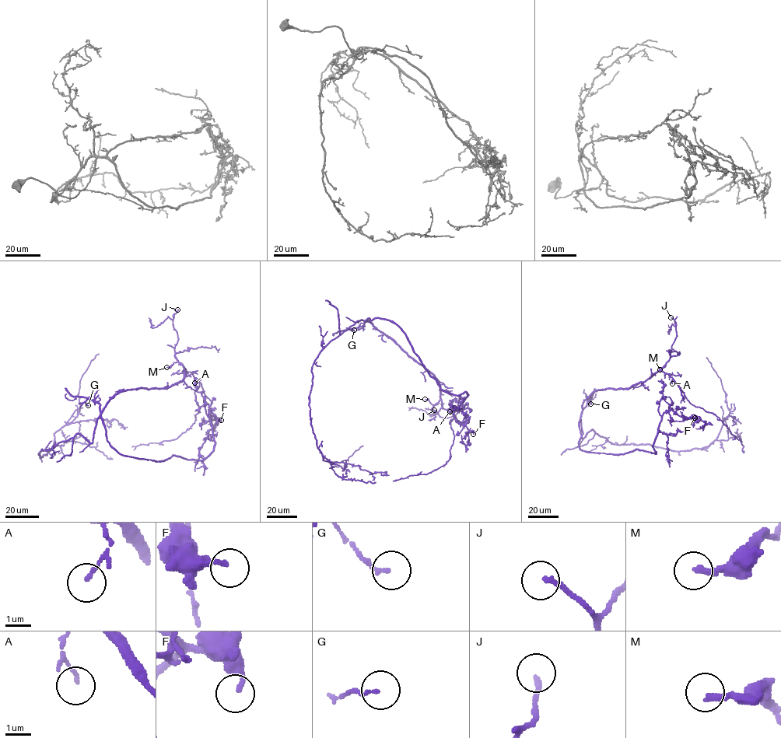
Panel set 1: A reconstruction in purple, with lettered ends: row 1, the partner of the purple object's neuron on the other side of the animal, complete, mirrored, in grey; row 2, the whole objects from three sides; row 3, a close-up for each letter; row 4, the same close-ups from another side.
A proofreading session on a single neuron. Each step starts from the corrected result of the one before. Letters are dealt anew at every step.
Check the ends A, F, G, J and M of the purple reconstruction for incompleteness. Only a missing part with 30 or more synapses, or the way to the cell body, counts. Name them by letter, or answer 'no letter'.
no letter

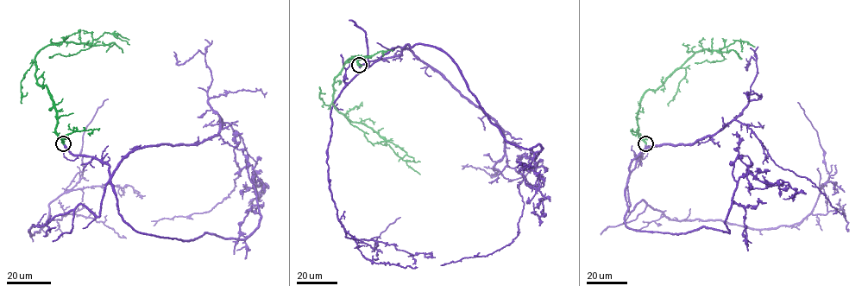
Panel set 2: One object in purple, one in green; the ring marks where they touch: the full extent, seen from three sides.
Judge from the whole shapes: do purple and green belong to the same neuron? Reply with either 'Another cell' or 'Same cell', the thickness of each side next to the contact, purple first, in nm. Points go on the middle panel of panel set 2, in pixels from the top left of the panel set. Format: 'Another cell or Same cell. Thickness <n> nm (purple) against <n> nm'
Same cell. Thickness 420 nm (purple) against 440 nm

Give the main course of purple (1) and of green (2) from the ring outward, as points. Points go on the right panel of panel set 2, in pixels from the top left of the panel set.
1: (646, 143), (626, 181), (629, 211), (642, 200), (680, 220), (763, 229), (799, 224), (829, 173), (797, 102)
2: (646, 143), (638, 132), (638, 112), (647, 91), (656, 90), (704, 48), (718, 50), (724, 59), (695, 63)

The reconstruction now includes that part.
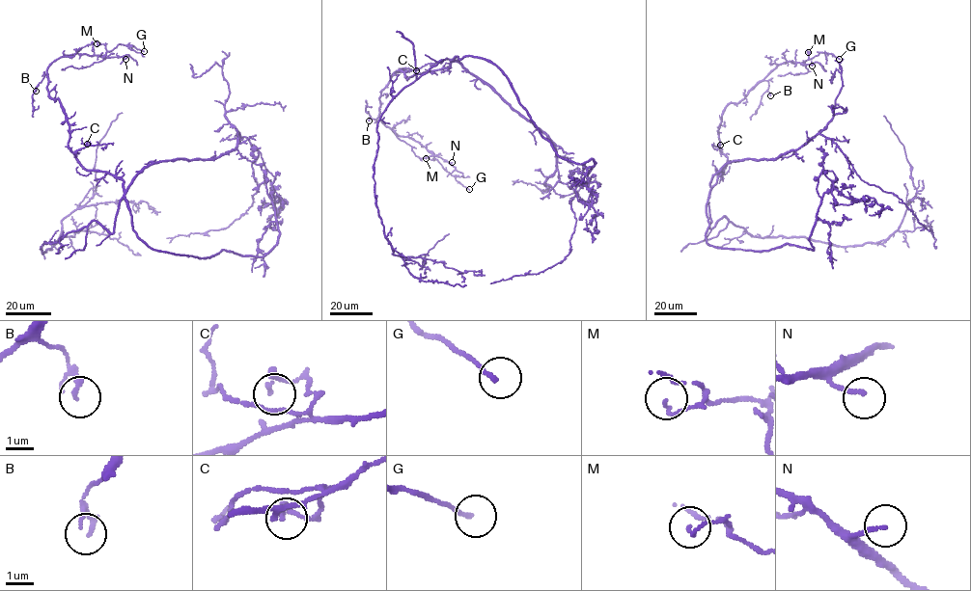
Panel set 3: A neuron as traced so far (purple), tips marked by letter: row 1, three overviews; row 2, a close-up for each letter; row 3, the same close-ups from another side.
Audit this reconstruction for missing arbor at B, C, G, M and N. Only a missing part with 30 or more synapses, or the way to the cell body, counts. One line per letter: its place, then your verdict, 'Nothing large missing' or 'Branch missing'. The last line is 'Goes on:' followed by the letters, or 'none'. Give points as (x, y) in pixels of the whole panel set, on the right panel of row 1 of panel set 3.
B: Place: (770, 95). Nothing large missing
C: Place: (720, 145). Nothing large missing
G: Place: (839, 59). Nothing large missing
M: Place: (808, 52). Nothing large missing
N: Place: (812, 66). Nothing large missing
Goes on: none

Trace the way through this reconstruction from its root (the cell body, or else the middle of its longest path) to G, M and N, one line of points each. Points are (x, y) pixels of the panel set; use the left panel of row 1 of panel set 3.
G: (119, 206), (123, 181), (86, 170), (69, 146), (46, 69), (62, 57), (105, 55), (120, 43), (144, 51)
M: (119, 206), (123, 181), (75, 157), (66, 113), (47, 88), (54, 61), (105, 55), (97, 43)
N: (119, 206), (123, 181), (86, 170), (69, 146), (66, 113), (49, 95), (46, 69), (76, 53), (125, 59)

